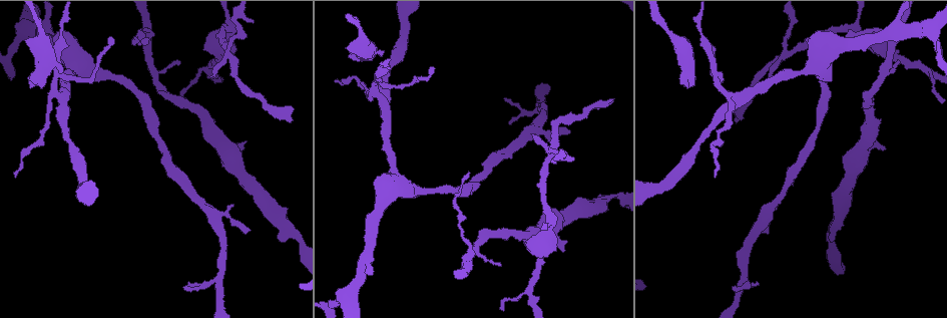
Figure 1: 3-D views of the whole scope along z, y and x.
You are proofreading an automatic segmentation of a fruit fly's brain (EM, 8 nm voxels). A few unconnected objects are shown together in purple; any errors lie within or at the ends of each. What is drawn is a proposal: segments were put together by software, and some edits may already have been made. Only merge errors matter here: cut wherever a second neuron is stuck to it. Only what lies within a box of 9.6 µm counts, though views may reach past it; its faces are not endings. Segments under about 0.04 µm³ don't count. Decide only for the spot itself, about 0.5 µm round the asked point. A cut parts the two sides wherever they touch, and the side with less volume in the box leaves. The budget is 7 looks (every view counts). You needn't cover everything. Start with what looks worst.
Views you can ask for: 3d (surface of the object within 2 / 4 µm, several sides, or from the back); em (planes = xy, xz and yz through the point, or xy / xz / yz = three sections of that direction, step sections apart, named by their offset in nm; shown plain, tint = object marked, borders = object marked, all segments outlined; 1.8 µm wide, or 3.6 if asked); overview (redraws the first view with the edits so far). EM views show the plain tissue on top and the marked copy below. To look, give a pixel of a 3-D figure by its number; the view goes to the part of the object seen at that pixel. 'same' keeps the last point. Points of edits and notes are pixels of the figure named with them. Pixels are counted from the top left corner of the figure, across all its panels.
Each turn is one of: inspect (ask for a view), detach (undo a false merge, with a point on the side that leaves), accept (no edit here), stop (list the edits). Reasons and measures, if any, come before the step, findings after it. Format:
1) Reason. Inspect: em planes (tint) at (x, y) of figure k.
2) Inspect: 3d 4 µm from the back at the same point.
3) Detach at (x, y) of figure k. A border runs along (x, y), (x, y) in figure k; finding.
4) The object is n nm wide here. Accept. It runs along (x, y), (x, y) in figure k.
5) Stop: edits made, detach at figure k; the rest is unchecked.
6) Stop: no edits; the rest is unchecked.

Side arm on a straight run. Inspect: em planes (tint) at (228, 52) of figure 1.

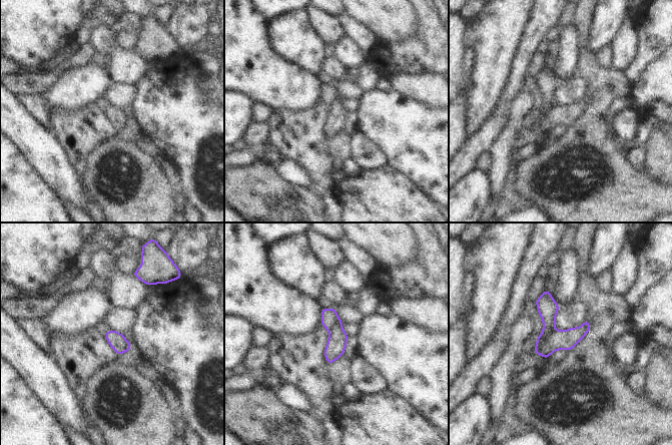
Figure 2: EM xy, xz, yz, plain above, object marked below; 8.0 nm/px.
Detach at (547, 308) of figure 2. A border runs along (552, 331), (543, 340), (537, 341) in figure 2; two neurons meet here.

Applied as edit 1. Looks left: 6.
Inspect: overview.

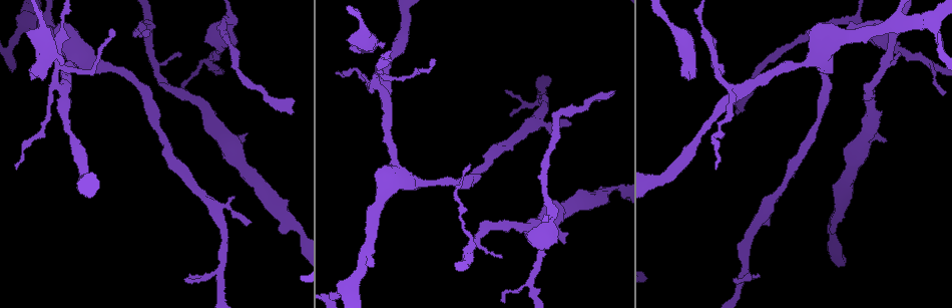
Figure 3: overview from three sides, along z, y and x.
Calibre changes. Inspect: em xy step 8 (tint) at (858, 21) of figure 3.

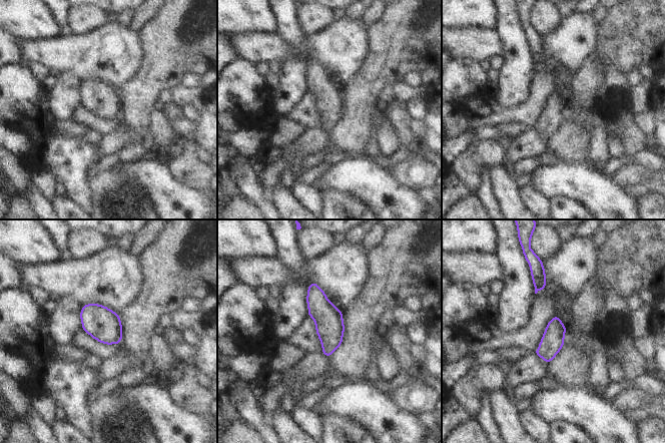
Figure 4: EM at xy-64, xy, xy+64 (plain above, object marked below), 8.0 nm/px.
Cut it another way. Inspect: em planes (tint) at the same point.

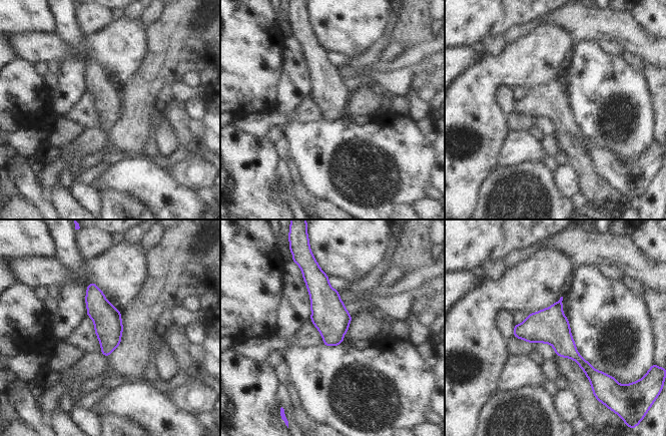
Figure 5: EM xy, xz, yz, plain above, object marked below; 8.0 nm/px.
Accept. It runs along (517, 327), (549, 330), (595, 378) in figure 5; one neuron here.

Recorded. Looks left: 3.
Abrupt turn. Inspect: em 3.6 µm yz step 8 (tint) at (9, 50) of figure 3.

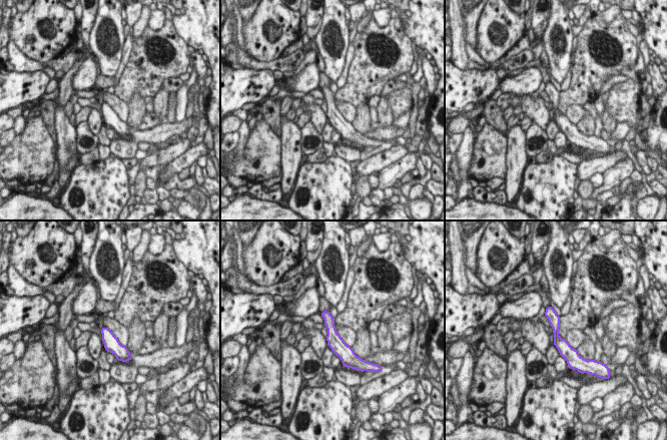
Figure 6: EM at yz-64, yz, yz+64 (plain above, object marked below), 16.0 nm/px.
Inspect: em 3.6 µm xz step 4 (tint) at the same point.

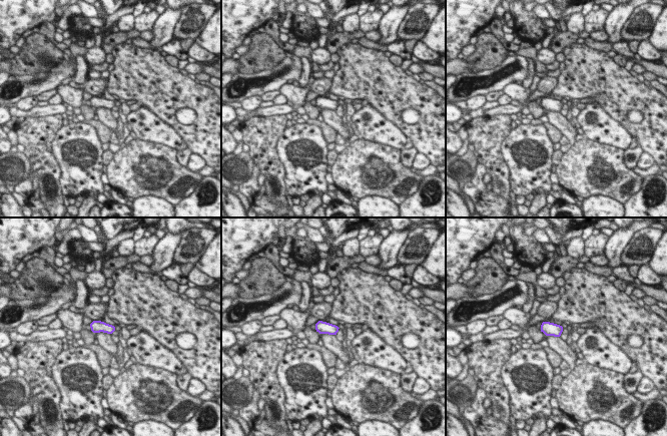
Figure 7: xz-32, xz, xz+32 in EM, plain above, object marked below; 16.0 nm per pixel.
The object is 160 nm wide here. Accept. One neuron here.

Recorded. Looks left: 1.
Stop: edits made, detach at figure 2; the rest is unchecked.

